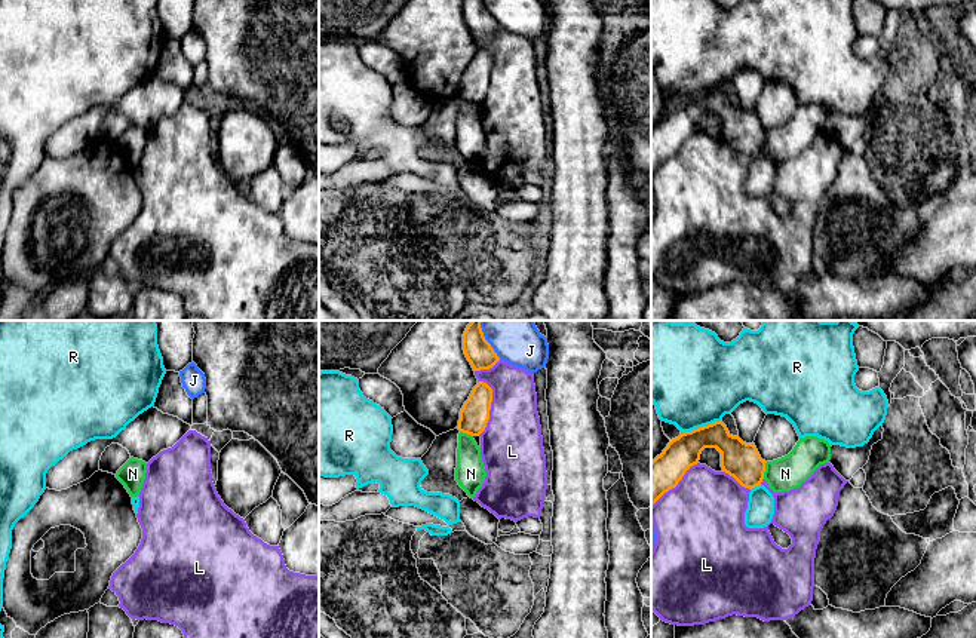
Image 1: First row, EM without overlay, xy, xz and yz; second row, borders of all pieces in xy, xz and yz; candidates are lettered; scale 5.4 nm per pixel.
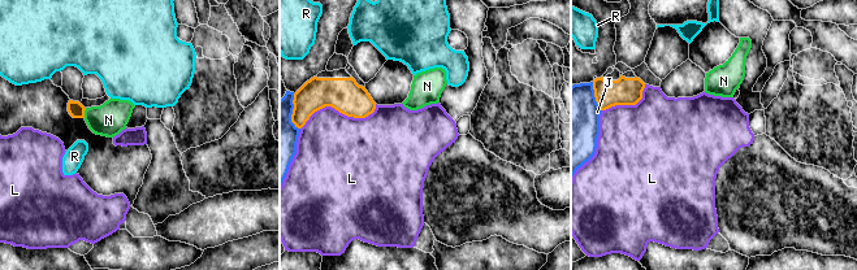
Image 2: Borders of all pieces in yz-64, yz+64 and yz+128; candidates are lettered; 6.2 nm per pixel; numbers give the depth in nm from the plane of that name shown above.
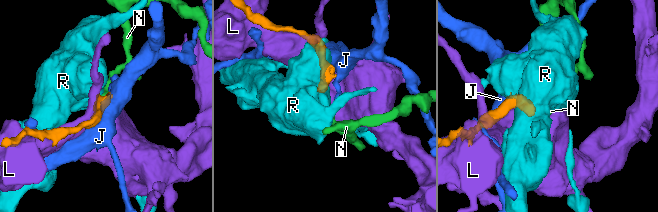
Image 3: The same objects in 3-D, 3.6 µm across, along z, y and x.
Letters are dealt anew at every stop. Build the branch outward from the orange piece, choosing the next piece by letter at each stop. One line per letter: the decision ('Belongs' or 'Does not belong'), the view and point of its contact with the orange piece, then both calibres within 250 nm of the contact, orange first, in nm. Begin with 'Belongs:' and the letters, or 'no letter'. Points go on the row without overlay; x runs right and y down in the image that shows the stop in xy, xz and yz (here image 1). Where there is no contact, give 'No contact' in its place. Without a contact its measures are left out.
Belongs: no letter
J: Does not belong. Touches orange at xz (490, 14). Thickness 150 nm (orange) against 200 nm
L: Does not belong. Touches orange at xz (490, 76). Thickness 160 nm (orange) against 340 nm
N: Does not belong. Touches orange at yz (764, 138). Thickness 200 nm (orange) against 180 nm
R: Does not belong. Touches orange at yz (700, 95). Thickness 180 nm (orange) against 480 nm

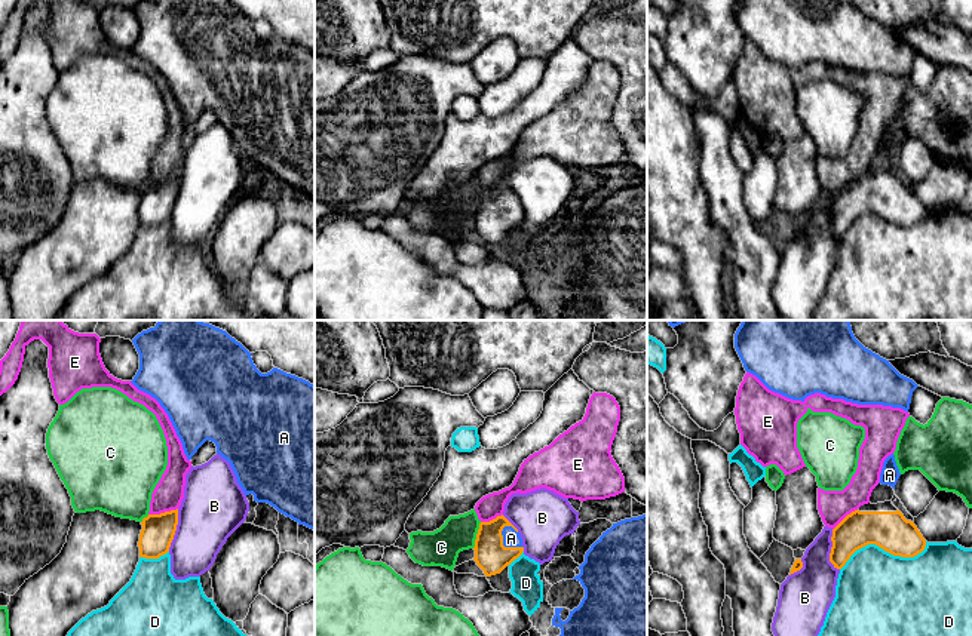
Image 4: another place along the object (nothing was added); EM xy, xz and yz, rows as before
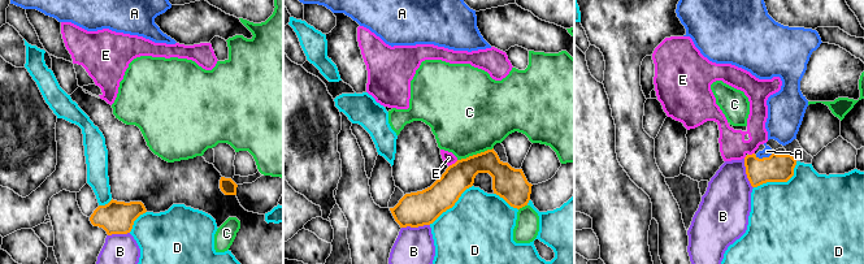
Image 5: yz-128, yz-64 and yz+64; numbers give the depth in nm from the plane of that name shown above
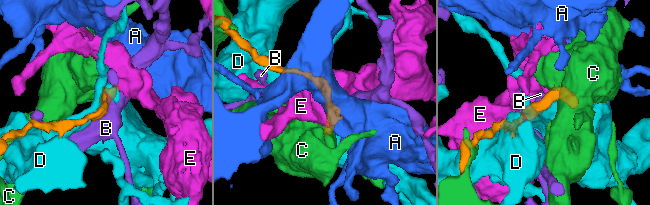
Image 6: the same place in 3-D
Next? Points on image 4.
Belongs: A
A: Belongs. Touches orange at xz (502, 212). Thickness 180 nm (orange) against 100 nm
B: Does not belong. Touches orange at yz (831, 218). Thickness 190 nm (orange) against 260 nm
C: Does not belong. Touches orange at xz (477, 203). Thickness 180 nm (orange) against 200 nm
D: Does not belong. Touches orange at yz (883, 217). Thickness 220 nm (orange) against 460 nm
E: Does not belong. Touches orange at xy (162, 181). Thickness 180 nm (orange) against 160 nm

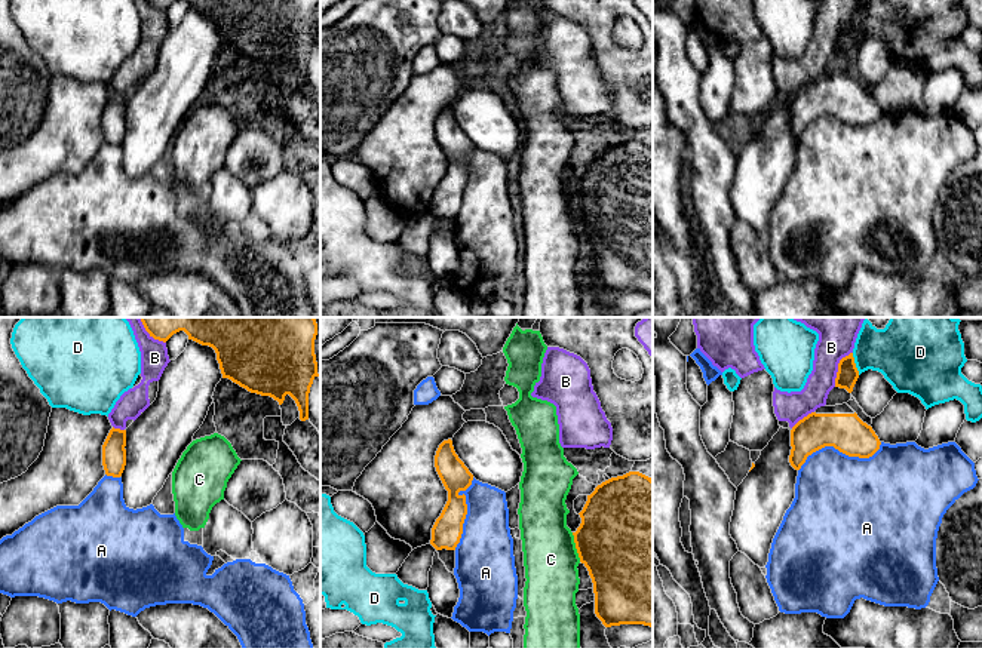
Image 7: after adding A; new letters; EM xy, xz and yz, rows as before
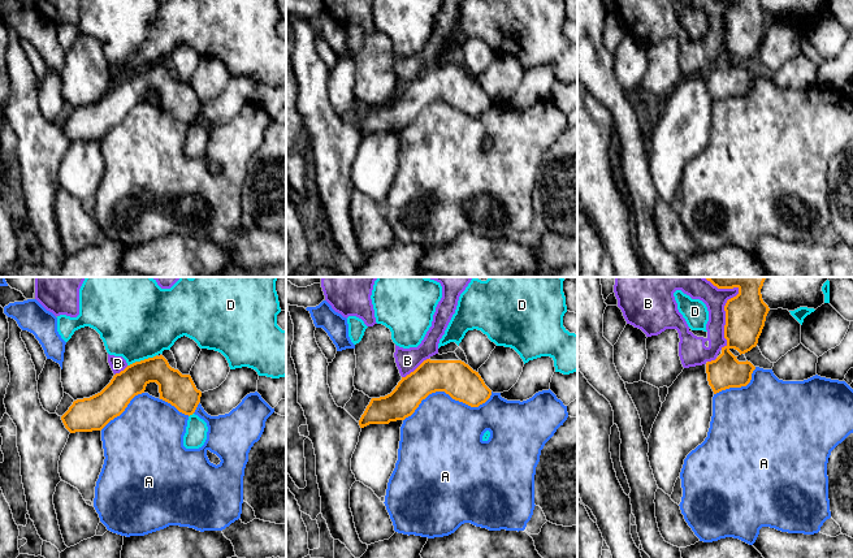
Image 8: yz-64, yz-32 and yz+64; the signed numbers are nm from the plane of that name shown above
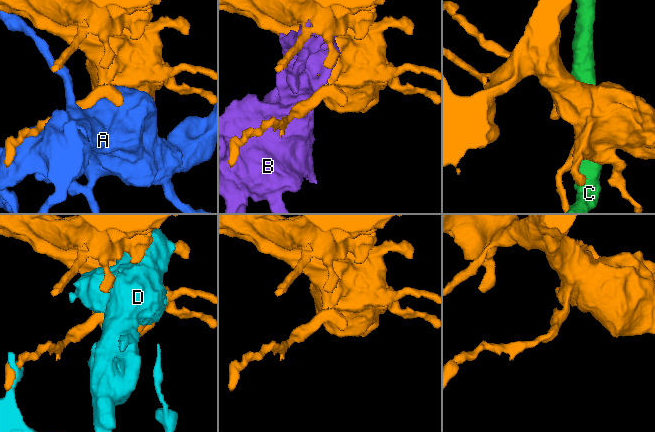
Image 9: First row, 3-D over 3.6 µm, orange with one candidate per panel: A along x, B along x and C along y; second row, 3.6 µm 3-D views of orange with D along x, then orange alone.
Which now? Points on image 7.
Belongs: no letter
A: Does not belong. Touches orange at yz (838, 117). Thickness 200 nm (orange) against 460 nm
B: Does not belong. Touches orange at yz (838, 36). Thickness 120 nm (orange) against 160 nm
C: Does not belong. Touches orange at xz (576, 215). Thickness 480 nm (orange) against 300 nm
D: Does not belong. Touches orange at yz (855, 31). Thickness 120 nm (orange) against 280 nm

